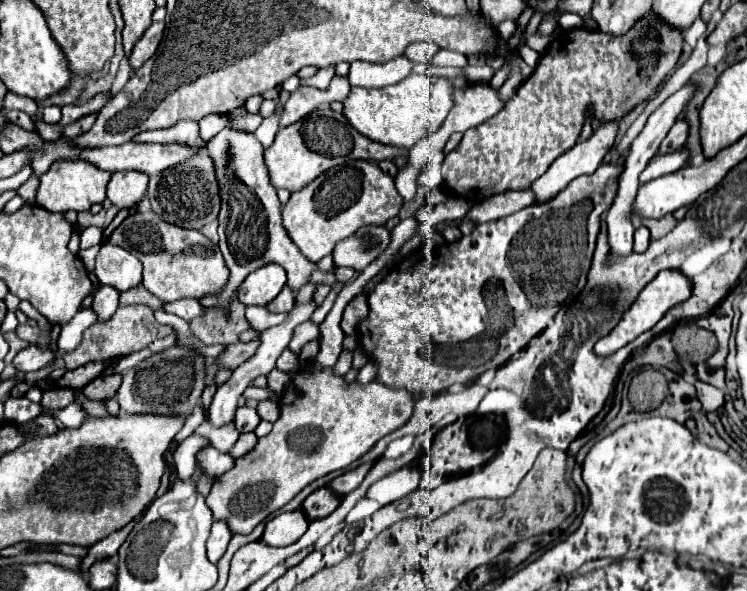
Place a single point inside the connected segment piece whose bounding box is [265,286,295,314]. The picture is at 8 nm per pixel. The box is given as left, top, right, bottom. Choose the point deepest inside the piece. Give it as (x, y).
(284, 302)

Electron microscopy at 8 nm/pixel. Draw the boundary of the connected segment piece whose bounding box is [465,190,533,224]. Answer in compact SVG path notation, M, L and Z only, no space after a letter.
M509 190L497 196L491 196L485 202L479 202L471 208L471 212L465 216L469 220L475 220L477 224L501 220L509 214L515 214L523 208L533 204L533 196L529 196L529 190Z

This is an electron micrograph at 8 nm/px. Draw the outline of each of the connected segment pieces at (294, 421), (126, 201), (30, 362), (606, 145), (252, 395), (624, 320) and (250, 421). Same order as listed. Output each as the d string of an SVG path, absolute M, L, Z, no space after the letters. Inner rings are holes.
M311 364L293 376L291 384L279 400L279 408L281 416L273 424L271 434L259 438L257 446L251 452L247 452L243 458L237 458L237 468L231 468L229 472L225 472L225 476L219 476L211 488L211 494L207 496L213 518L229 520L229 528L233 528L233 534L249 534L261 520L285 506L307 484L321 476L327 476L329 472L347 468L351 462L369 452L373 444L379 442L383 436L401 428L413 416L415 394L407 388L381 384L379 380L371 380L369 384L359 384L355 380L347 384L343 376L333 372L333 368L317 368Z
M115 172L107 184L107 198L117 208L135 208L147 192L149 176L143 172Z
M33 344L33 346L21 350L21 352L15 356L13 366L15 366L17 372L33 372L33 370L43 368L45 364L49 364L49 362L53 362L53 360L55 360L55 354L53 354L51 350L43 352L43 350L39 350L39 348Z
M615 122L615 124L601 124L601 128L595 130L593 136L591 136L587 142L577 142L569 152L565 152L565 156L559 156L559 158L549 166L549 170L545 172L545 176L541 176L539 180L535 180L535 182L529 186L529 190L531 190L533 196L535 196L535 204L543 204L543 202L549 202L551 198L555 198L573 178L583 176L583 174L593 174L593 172L597 170L597 166L601 164L603 156L607 154L607 150L613 146L615 132L617 132L617 122Z
M248 386L243 393L245 399L254 399L257 401L267 400L270 398L269 390L267 388L258 388L255 386Z
M677 270L659 272L659 274L639 292L639 296L635 298L635 302L623 312L619 324L617 324L607 336L603 336L603 338L595 344L593 352L595 352L597 356L611 356L611 354L615 354L619 348L623 348L625 344L629 344L631 340L635 340L639 334L651 330L651 328L663 318L663 314L665 314L671 306L675 306L675 304L687 300L689 296L691 296L691 284L689 284L689 280L687 280L681 272L677 272Z
M247 406L237 408L235 418L233 418L233 424L235 424L235 428L237 428L241 434L245 434L245 432L253 432L253 430L257 428L259 422L261 422L259 414L257 414L253 408L247 408Z

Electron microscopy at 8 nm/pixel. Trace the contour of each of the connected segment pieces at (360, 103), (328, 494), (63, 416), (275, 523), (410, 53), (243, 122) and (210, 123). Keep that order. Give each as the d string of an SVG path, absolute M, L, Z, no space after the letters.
M409 74L405 80L393 86L351 88L351 94L343 100L343 114L357 132L375 142L413 148L413 144L435 132L443 124L449 110L453 108L453 92L455 88L447 78Z
M319 488L305 498L301 510L309 520L319 520L329 516L337 506L339 506L339 498L329 488Z
M69 404L65 410L61 412L55 412L55 420L57 424L63 428L63 426L69 426L69 428L79 428L79 424L83 420L87 420L87 410L83 408L83 404Z
M301 510L283 512L271 518L263 532L263 542L269 546L289 546L295 542L295 536L303 536L309 526L309 520Z
M415 42L415 44L409 44L405 54L407 58L411 58L413 62L417 64L423 64L423 62L429 62L435 54L437 54L437 46L435 44L429 44L429 42Z
M247 114L247 116L243 116L243 118L237 118L237 120L231 120L231 126L235 126L235 128L245 128L247 132L253 132L259 124L261 124L261 116L259 114Z
M209 114L205 118L201 118L201 138L203 140L211 140L221 128L227 126L227 116L219 116L219 114Z

